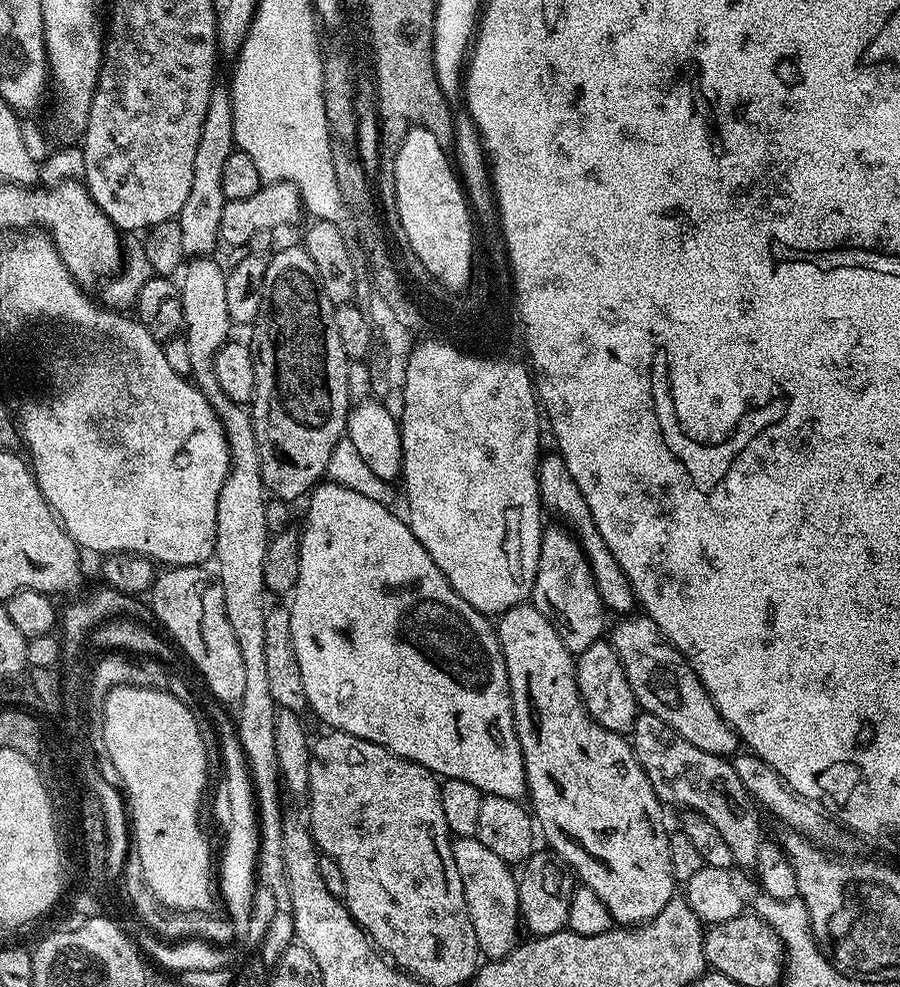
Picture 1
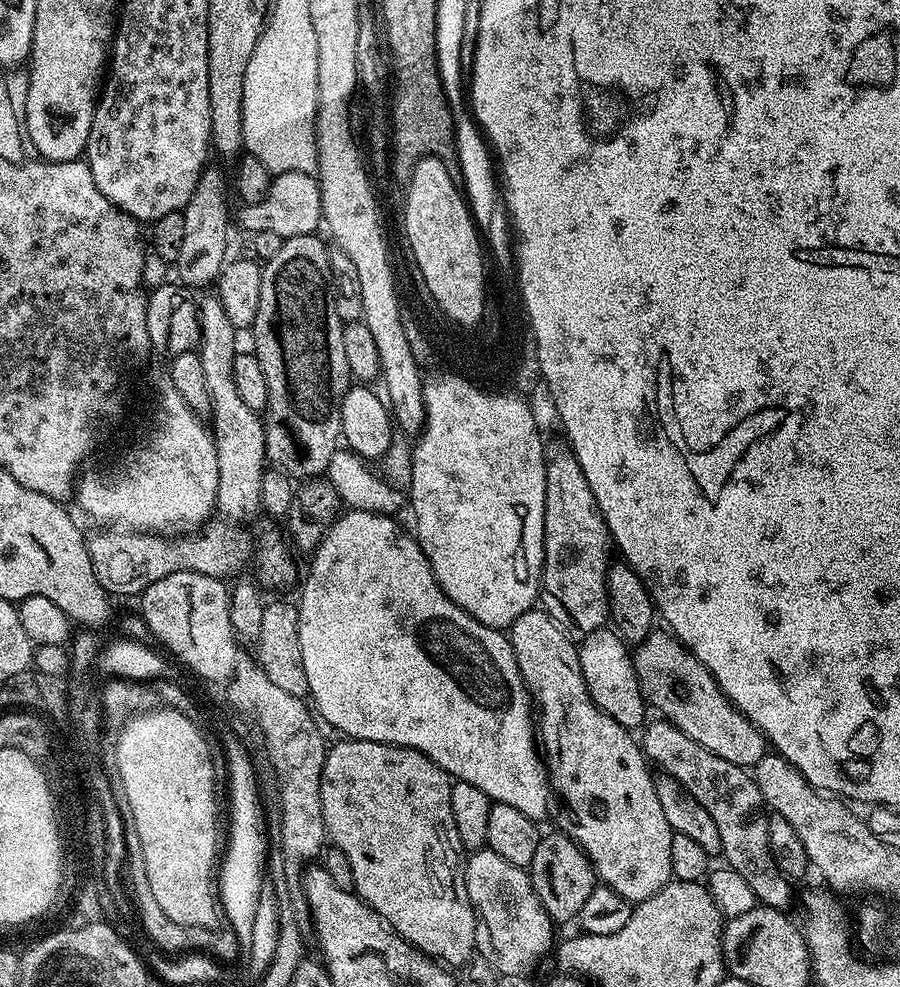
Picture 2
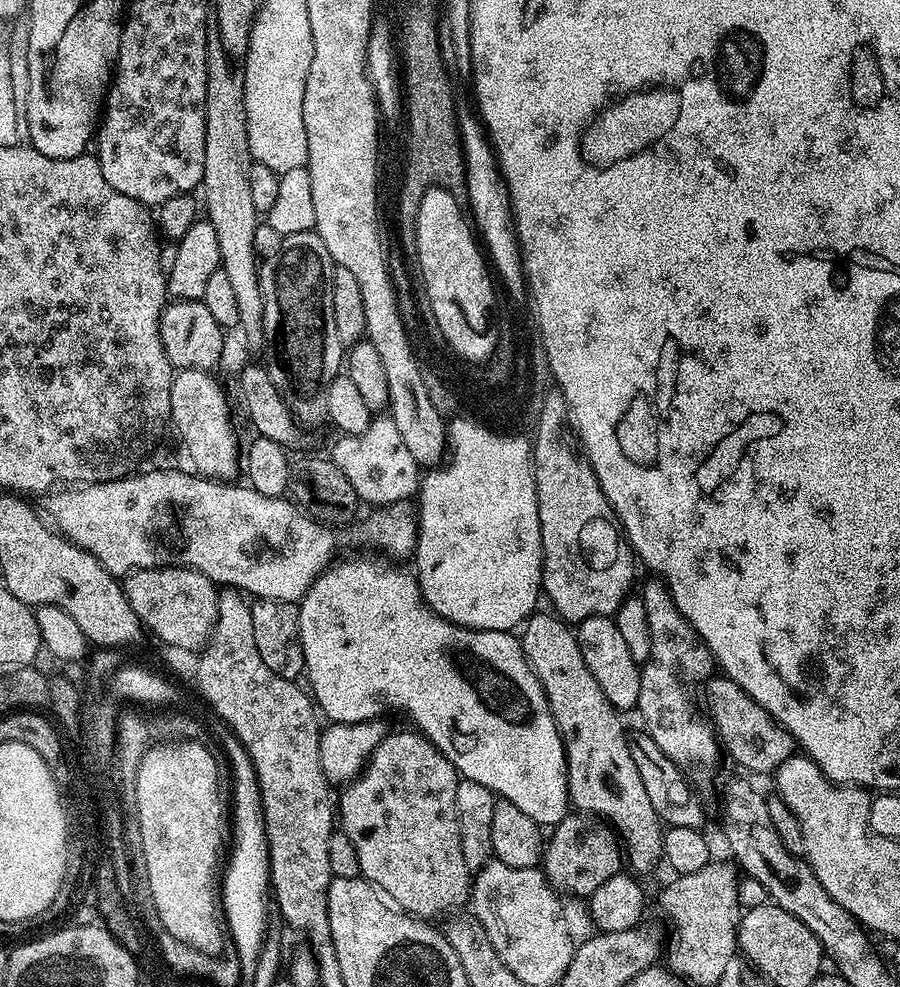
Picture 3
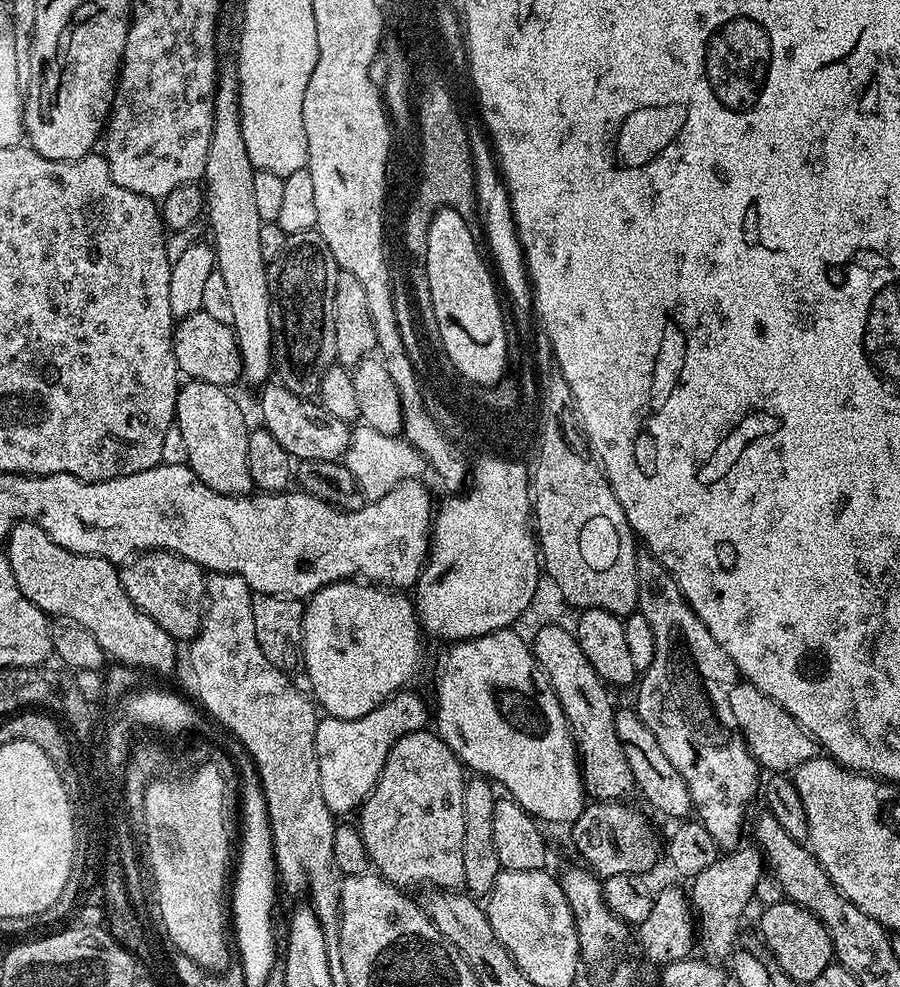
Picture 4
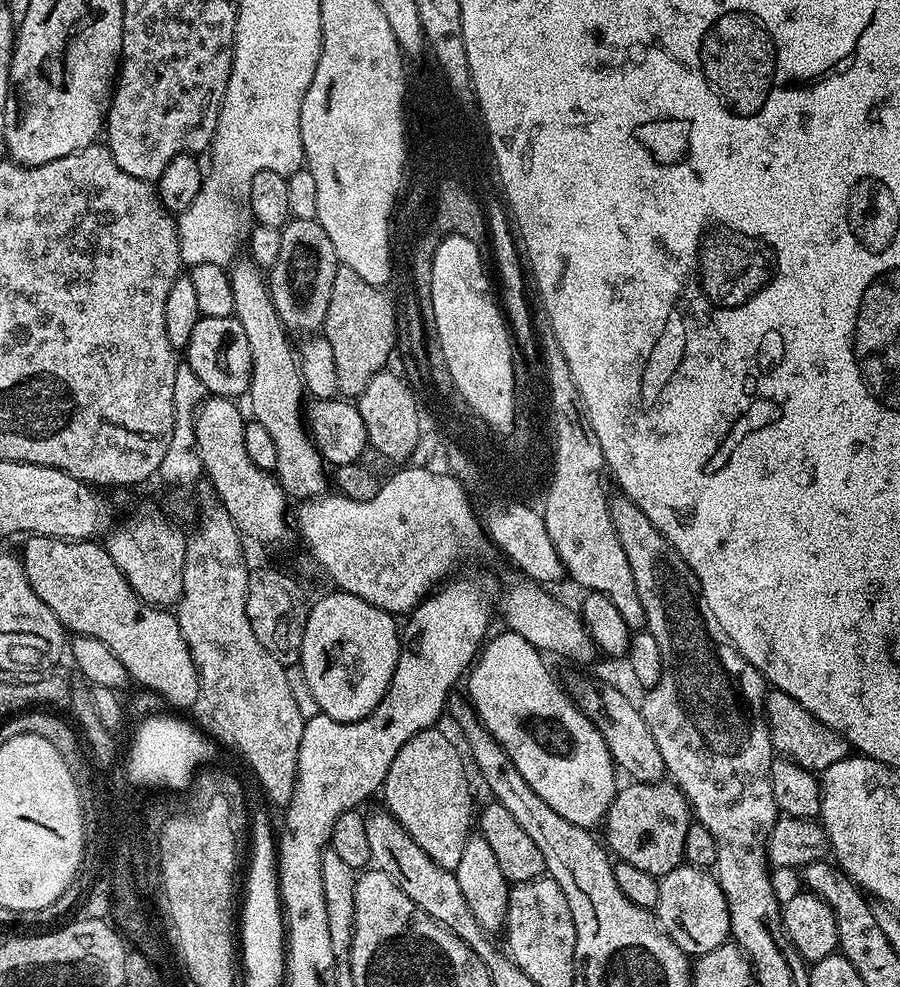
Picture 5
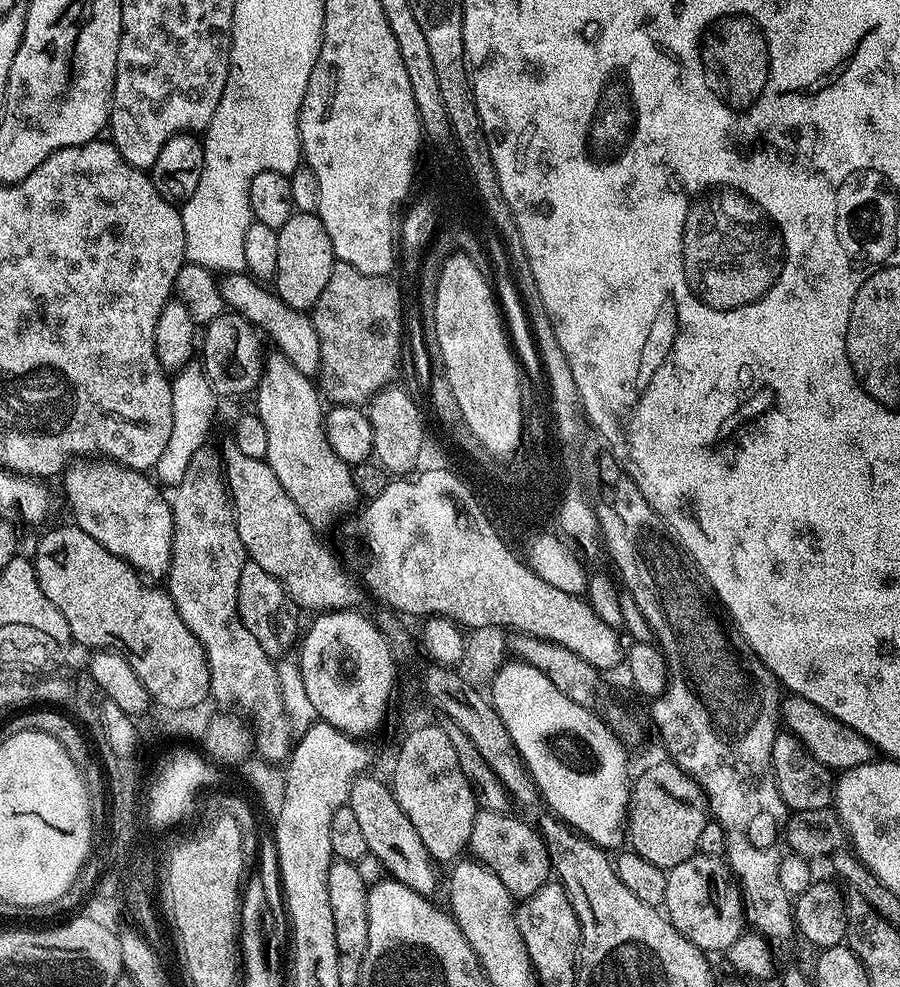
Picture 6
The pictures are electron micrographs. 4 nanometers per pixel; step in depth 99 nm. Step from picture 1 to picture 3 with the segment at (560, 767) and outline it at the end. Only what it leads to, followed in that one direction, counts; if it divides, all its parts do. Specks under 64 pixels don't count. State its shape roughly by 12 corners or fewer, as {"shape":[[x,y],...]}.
{"shape":[[540,610],[525,660],[564,740],[568,798],[611,825],[633,873],[666,828],[621,713],[575,631]]}

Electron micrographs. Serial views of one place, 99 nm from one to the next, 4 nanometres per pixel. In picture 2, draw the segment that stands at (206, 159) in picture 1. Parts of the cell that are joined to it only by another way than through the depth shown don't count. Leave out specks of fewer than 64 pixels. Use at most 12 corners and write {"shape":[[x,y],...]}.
{"shape":[[205,167],[182,209],[179,283],[211,285],[224,269],[226,184]]}

